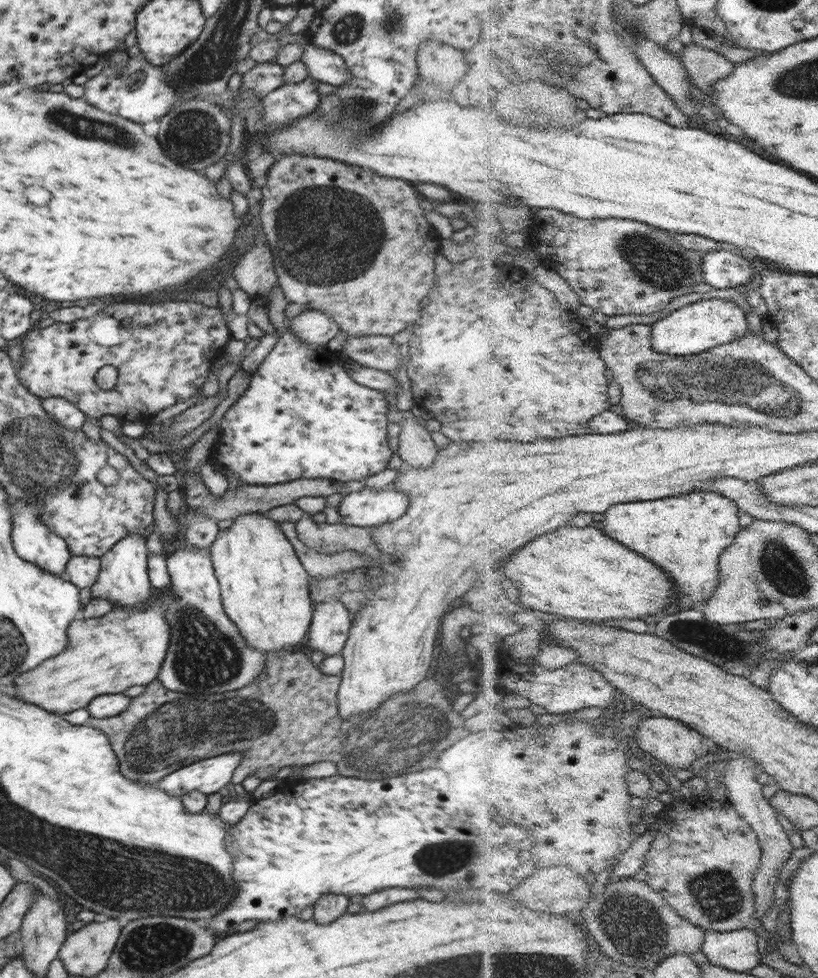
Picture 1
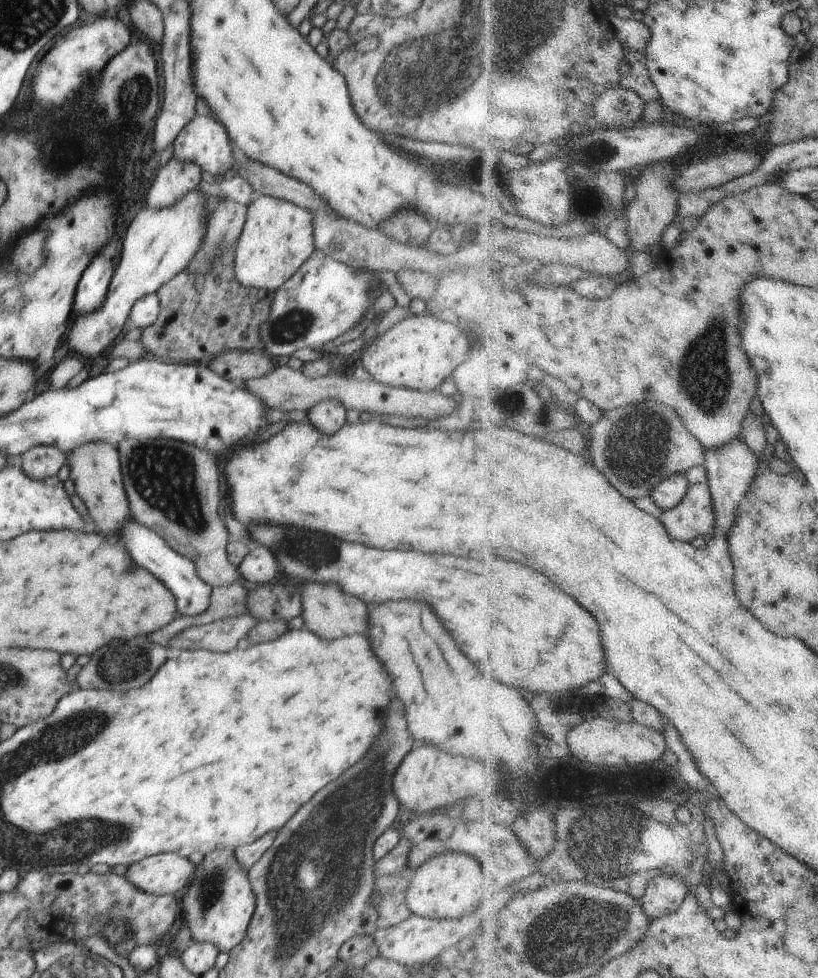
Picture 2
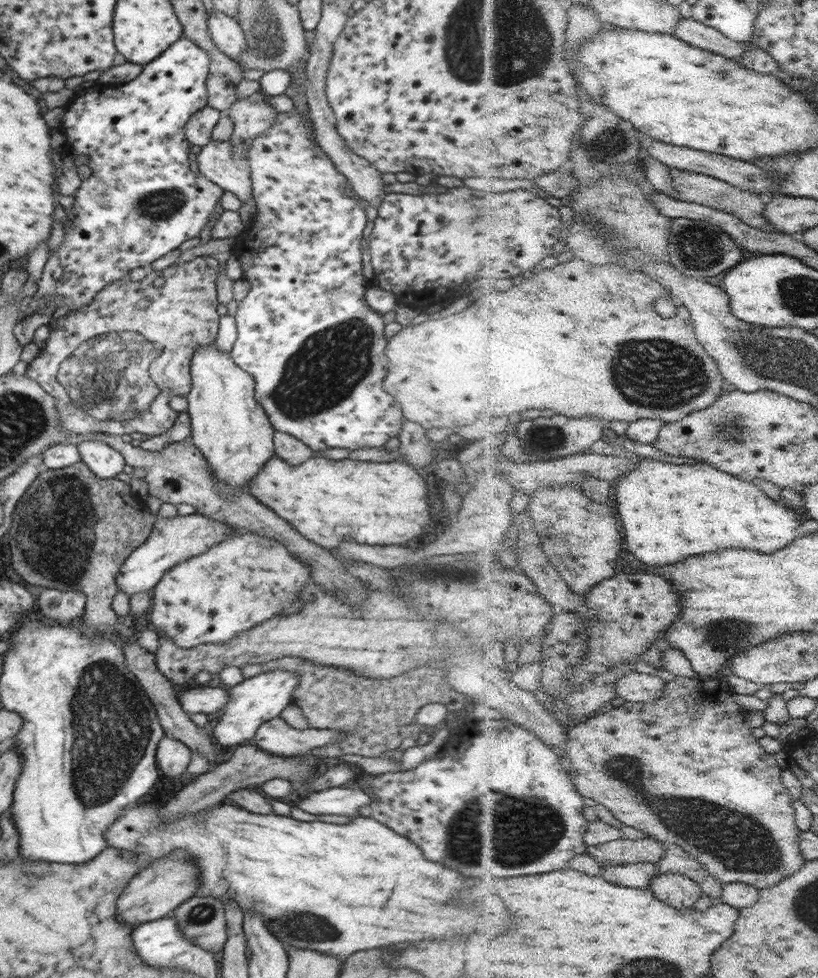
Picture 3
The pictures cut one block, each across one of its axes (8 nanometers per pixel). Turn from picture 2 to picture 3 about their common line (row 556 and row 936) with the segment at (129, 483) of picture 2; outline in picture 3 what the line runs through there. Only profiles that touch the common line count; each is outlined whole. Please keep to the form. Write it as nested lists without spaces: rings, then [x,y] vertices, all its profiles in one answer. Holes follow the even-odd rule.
[[[212,895],[194,896],[183,902],[169,916],[178,922],[183,935],[195,945],[217,954],[223,950],[227,941],[224,902]]]

